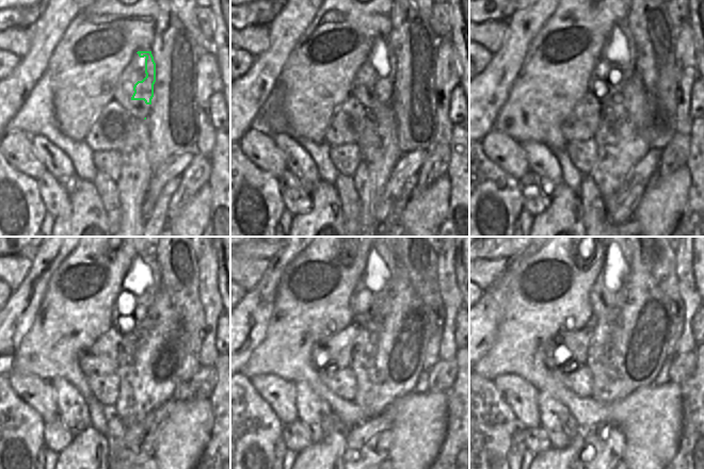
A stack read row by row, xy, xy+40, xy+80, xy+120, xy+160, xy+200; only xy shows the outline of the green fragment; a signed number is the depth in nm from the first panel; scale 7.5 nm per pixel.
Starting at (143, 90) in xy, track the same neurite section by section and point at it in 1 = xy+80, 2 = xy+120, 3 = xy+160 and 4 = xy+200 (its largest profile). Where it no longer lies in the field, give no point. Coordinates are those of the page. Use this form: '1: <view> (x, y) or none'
1: xy+80 (630, 67)
2: xy+120 (148, 258)
3: xy+160 (378, 258)
4: xy+200 (614, 258)

